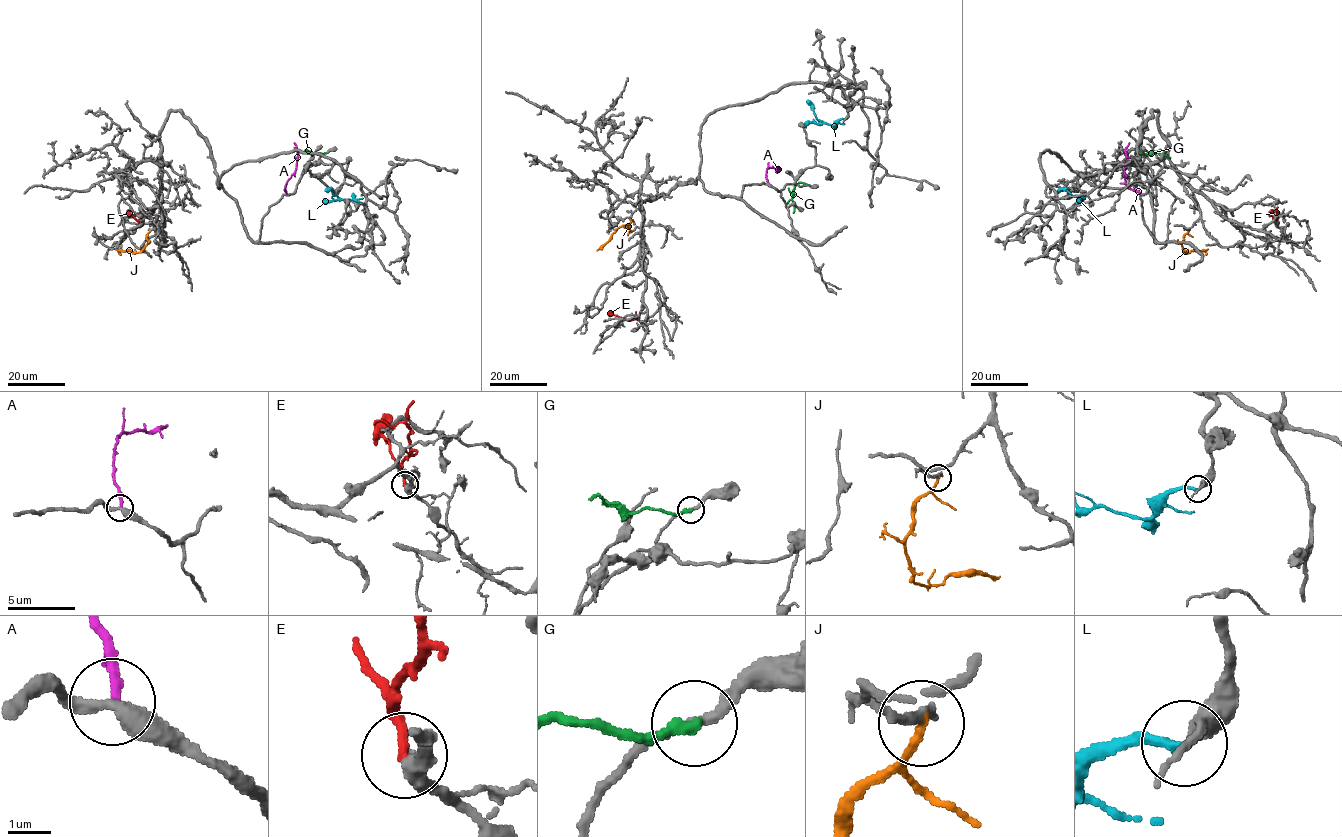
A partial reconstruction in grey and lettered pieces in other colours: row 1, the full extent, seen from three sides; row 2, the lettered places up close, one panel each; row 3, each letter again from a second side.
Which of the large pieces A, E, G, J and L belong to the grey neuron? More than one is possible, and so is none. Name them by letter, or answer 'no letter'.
L

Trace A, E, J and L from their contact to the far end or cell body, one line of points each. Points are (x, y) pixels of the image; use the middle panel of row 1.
A: (767, 184), (768, 168), (778, 167), (776, 172)
E: (621, 318), (633, 319), (635, 312)
J: (631, 231), (629, 224), (616, 229), (597, 250)
L: (845, 119), (834, 125), (820, 123), (807, 100)

